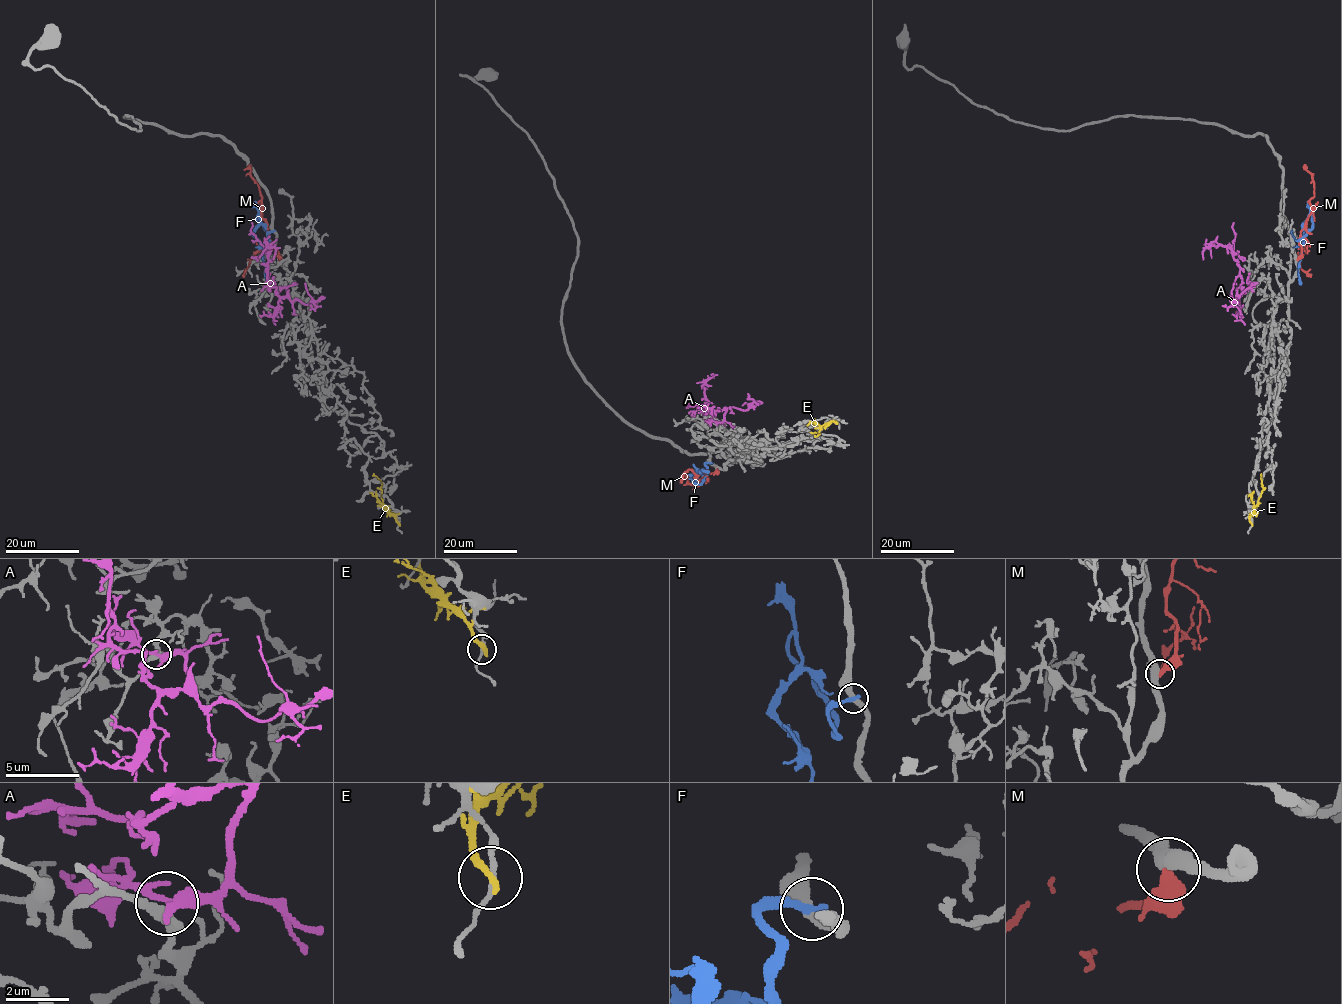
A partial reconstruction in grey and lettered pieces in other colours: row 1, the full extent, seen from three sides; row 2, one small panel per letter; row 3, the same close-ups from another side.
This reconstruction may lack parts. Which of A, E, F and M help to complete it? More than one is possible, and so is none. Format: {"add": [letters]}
{"add": []}

